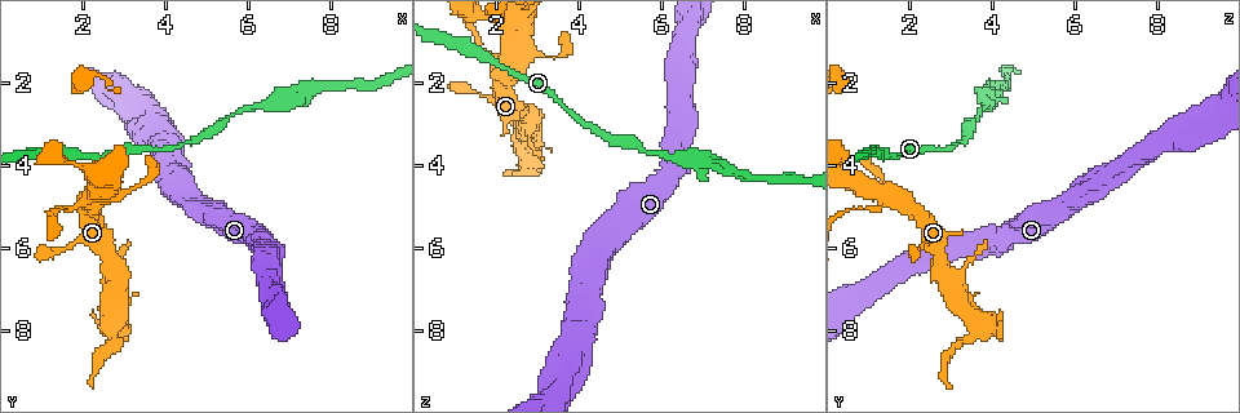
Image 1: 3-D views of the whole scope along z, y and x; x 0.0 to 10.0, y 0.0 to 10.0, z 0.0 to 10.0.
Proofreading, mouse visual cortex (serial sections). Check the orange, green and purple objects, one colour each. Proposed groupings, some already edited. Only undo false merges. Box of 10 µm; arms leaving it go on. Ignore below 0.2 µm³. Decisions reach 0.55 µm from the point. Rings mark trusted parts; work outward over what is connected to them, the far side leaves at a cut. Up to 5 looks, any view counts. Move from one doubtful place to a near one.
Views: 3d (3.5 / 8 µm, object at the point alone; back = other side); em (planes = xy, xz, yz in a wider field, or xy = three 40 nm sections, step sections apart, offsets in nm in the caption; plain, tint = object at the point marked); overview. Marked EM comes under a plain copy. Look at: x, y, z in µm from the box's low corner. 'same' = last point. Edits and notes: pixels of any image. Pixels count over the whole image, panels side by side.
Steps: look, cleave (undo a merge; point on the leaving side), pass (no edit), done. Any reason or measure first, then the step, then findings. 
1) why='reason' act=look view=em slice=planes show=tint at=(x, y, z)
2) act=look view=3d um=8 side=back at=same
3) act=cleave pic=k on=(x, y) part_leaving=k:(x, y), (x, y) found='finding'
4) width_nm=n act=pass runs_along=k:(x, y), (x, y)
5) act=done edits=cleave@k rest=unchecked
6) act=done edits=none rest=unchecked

why='small branch off a trunk' act=look view=3d um=3.5 at=(2.00, 5.00, 1.45)

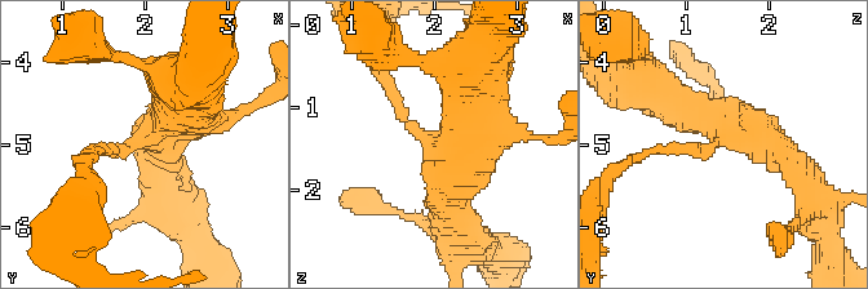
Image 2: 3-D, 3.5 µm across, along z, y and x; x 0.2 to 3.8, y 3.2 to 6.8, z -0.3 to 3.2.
why='need the tissue' act=look view=em slice=planes show=tint at=(1.95, 4.95, 1.40)

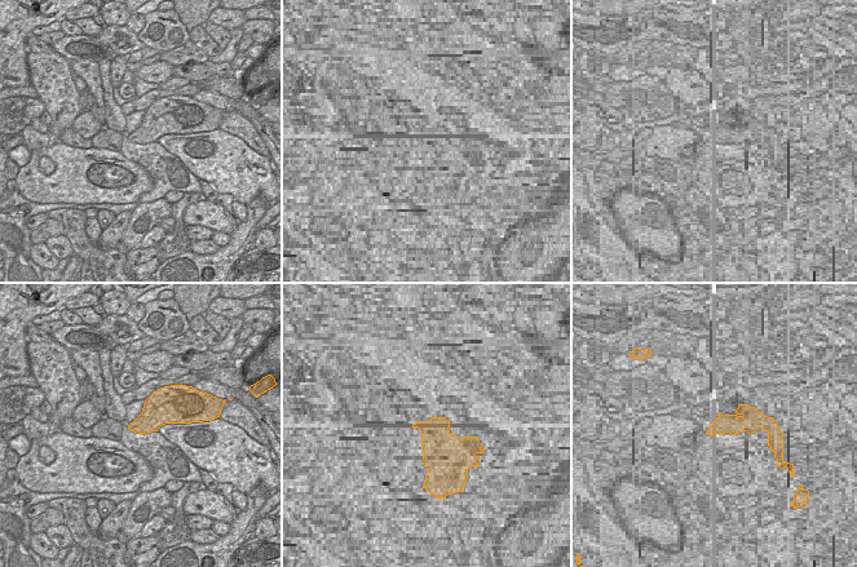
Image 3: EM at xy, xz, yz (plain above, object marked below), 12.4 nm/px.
width_nm=320 act=cleave pic=2 on=(392, 93) part_leaving=2:(711, 146), (651, 150), (615, 169) found='a second cell is stuck on'

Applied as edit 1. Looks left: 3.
act=look view=overview

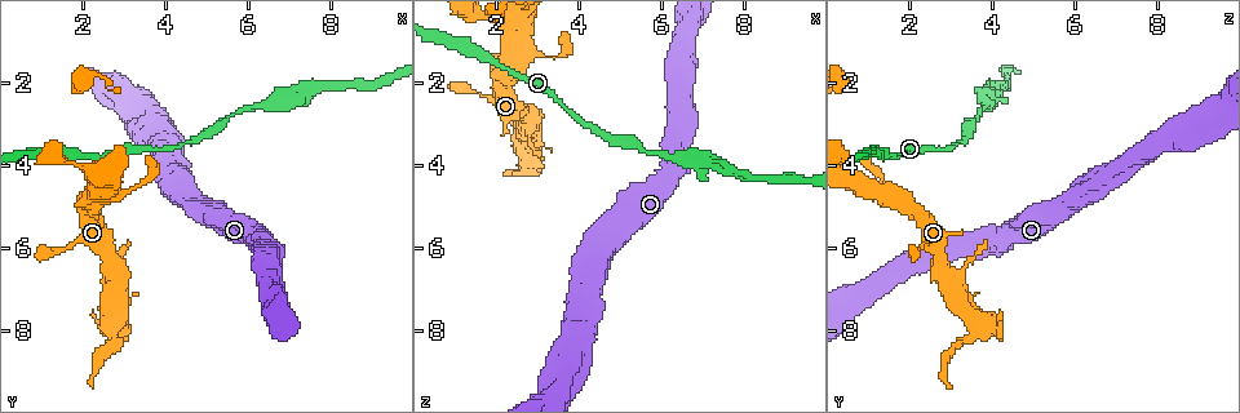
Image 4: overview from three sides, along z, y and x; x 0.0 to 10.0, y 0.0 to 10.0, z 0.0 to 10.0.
why='thin neck' act=look view=3d um=3.5 at=(5.85, 2.70, 3.75)

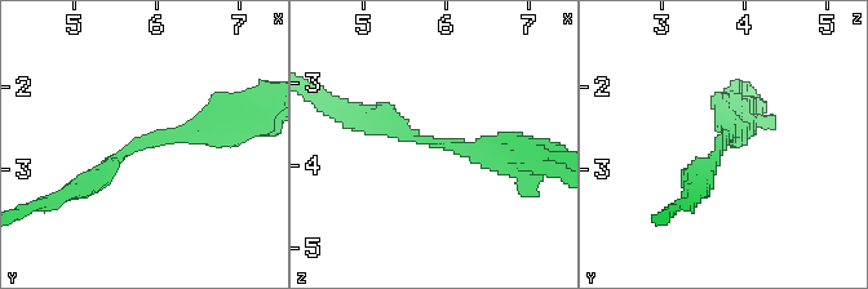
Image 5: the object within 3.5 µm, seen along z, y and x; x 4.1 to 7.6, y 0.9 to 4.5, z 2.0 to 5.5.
arm_widths_nm=200,300 act=look view=em slice=planes show=tint at=(5.85, 2.70, 3.75)

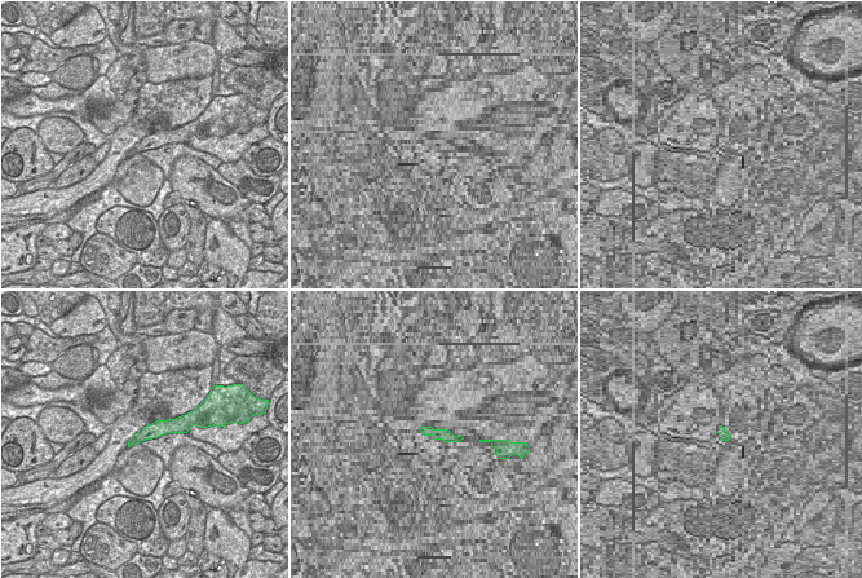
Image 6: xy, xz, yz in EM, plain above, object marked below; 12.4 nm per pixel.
act=pass found='all the same cell'

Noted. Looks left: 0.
act=done edits=cleave@2 rest=unchecked

